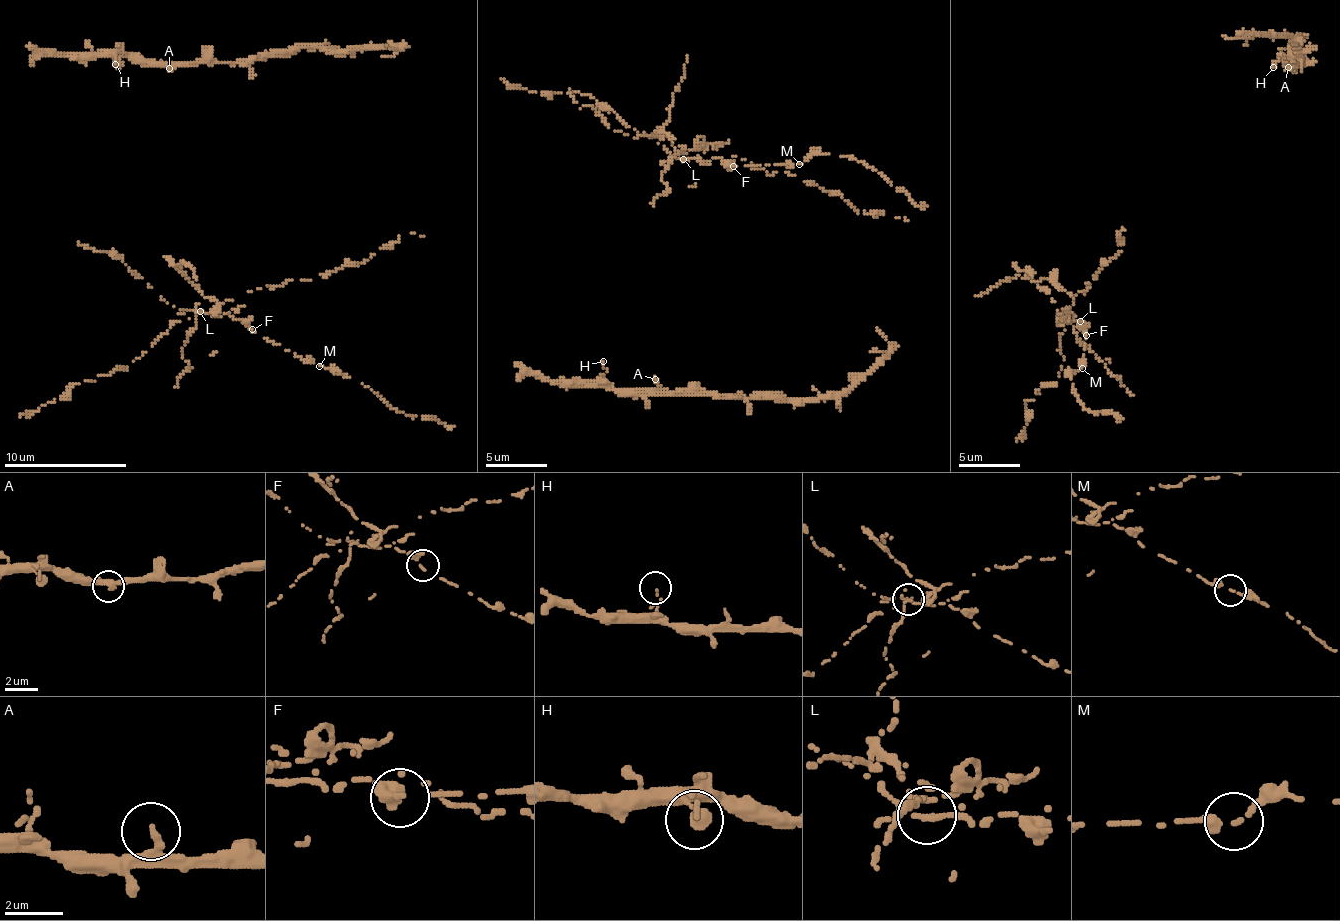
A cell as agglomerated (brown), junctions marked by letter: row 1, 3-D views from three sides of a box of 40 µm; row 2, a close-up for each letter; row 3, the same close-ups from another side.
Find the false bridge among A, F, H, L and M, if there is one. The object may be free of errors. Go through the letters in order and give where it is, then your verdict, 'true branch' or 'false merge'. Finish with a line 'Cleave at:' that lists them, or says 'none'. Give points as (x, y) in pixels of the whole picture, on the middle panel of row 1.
A: (655, 379) | true branch
F: (733, 166) | true branch
H: (603, 361) | true branch
L: (683, 159) | false merge
M: (799, 164) | true branch
Cleave at: L

